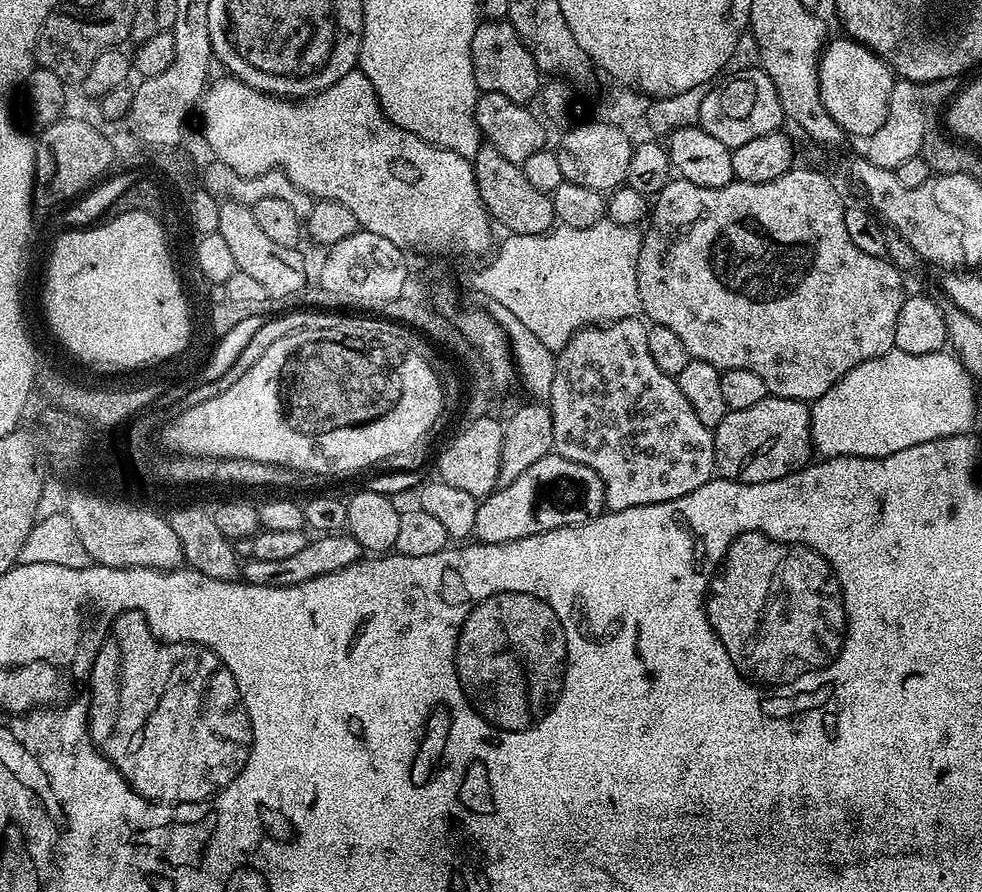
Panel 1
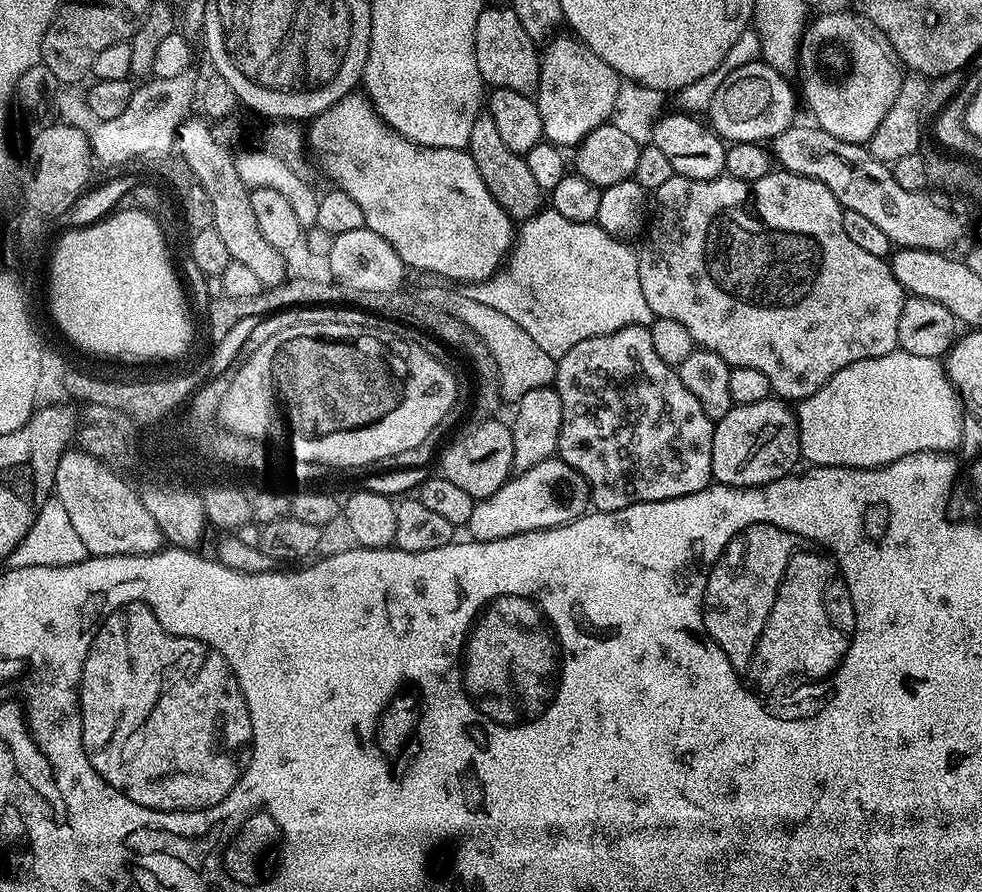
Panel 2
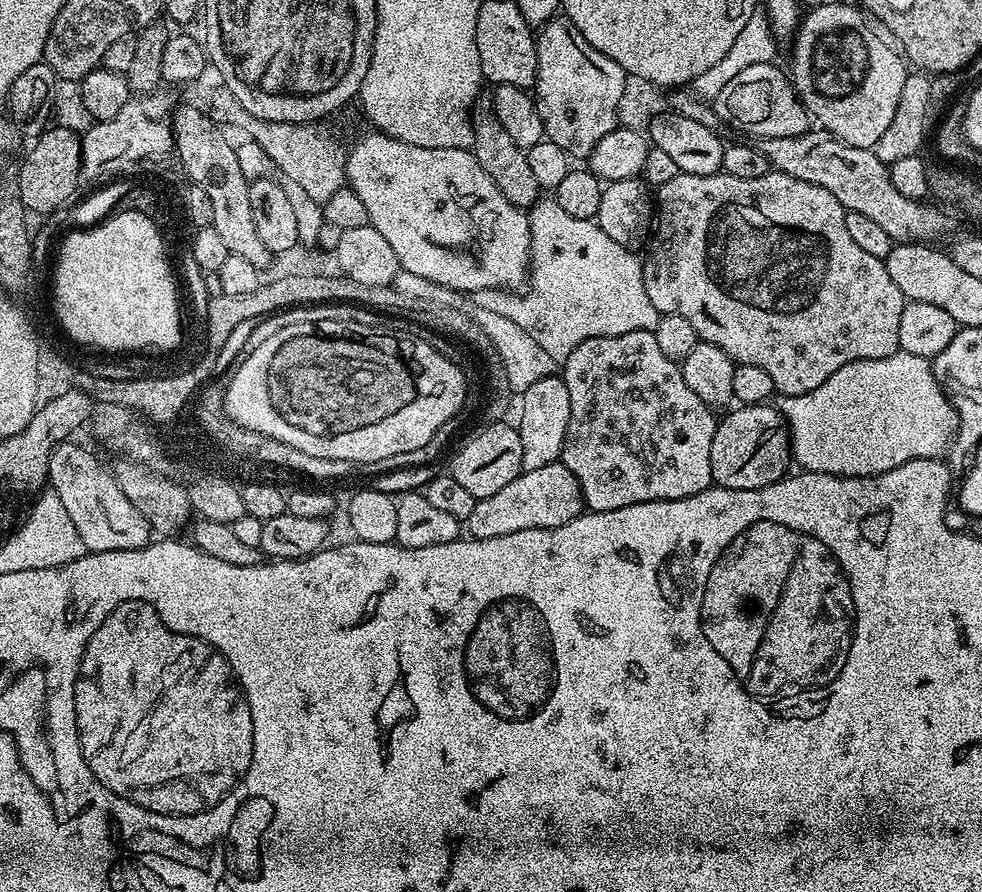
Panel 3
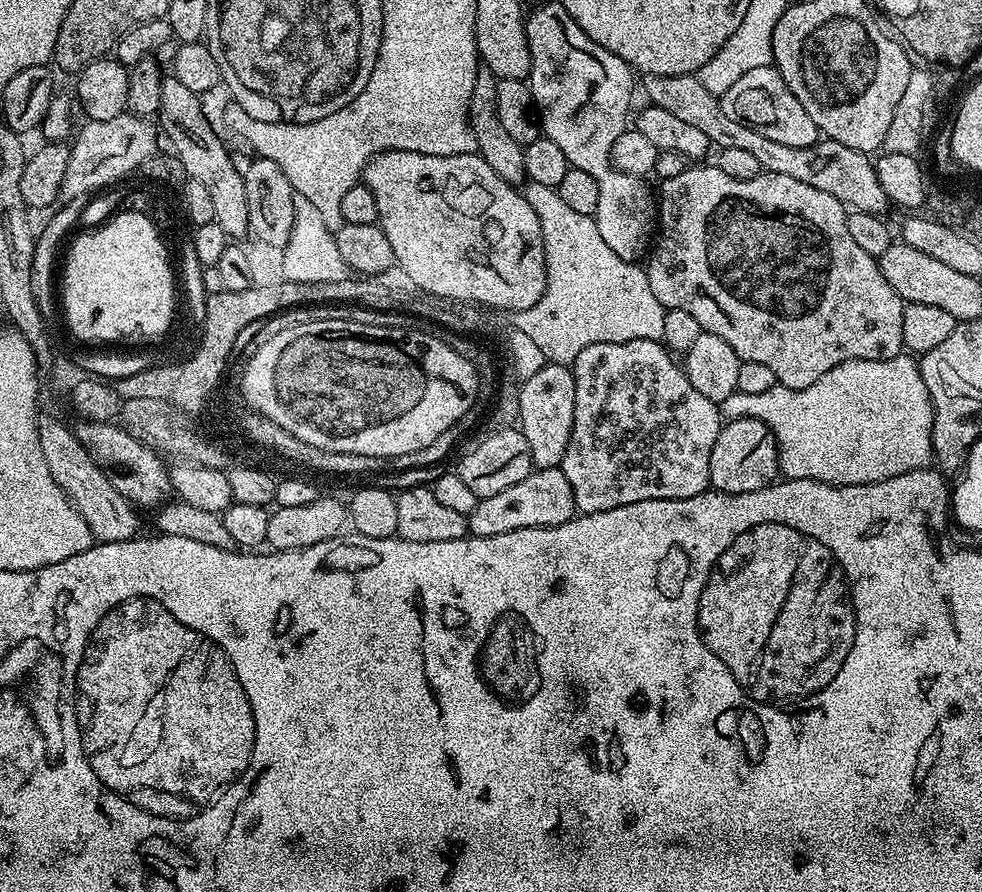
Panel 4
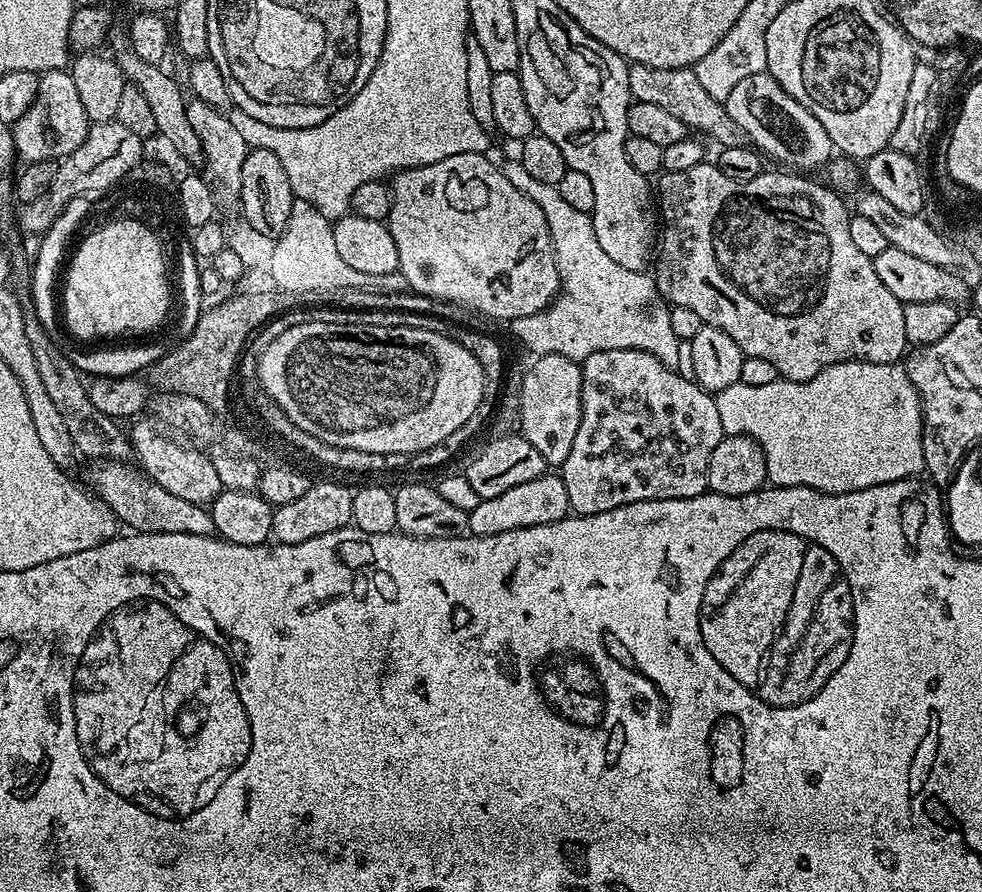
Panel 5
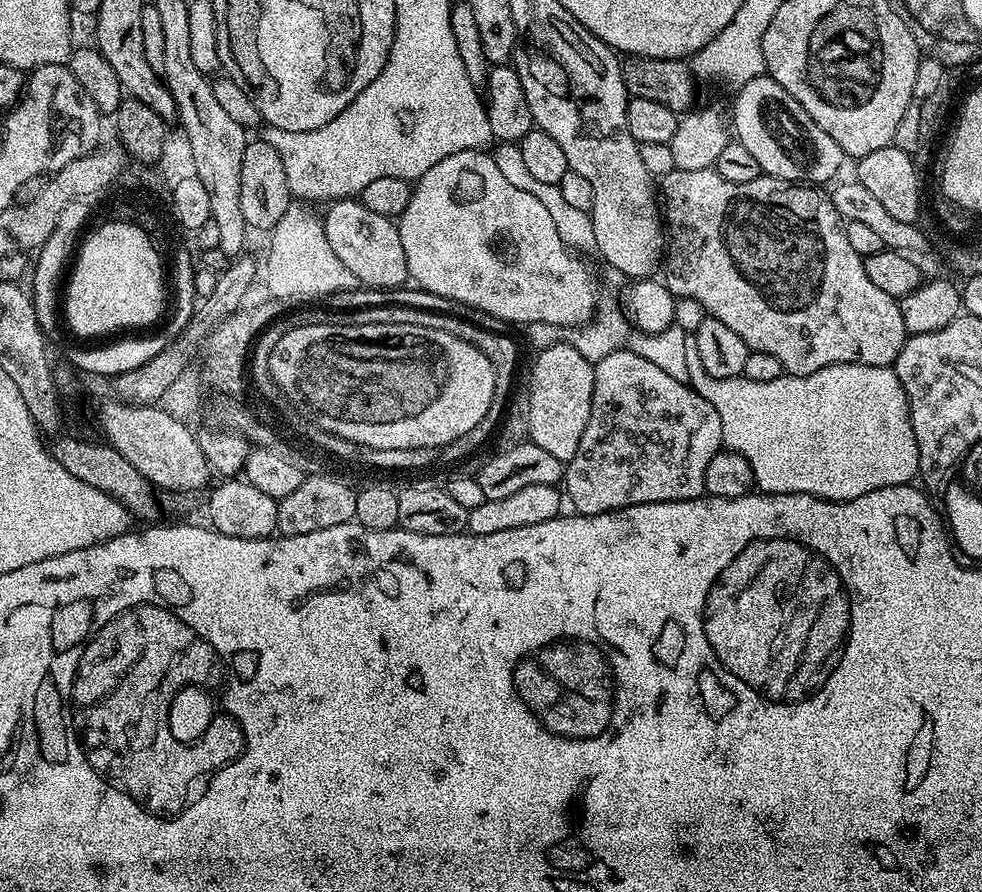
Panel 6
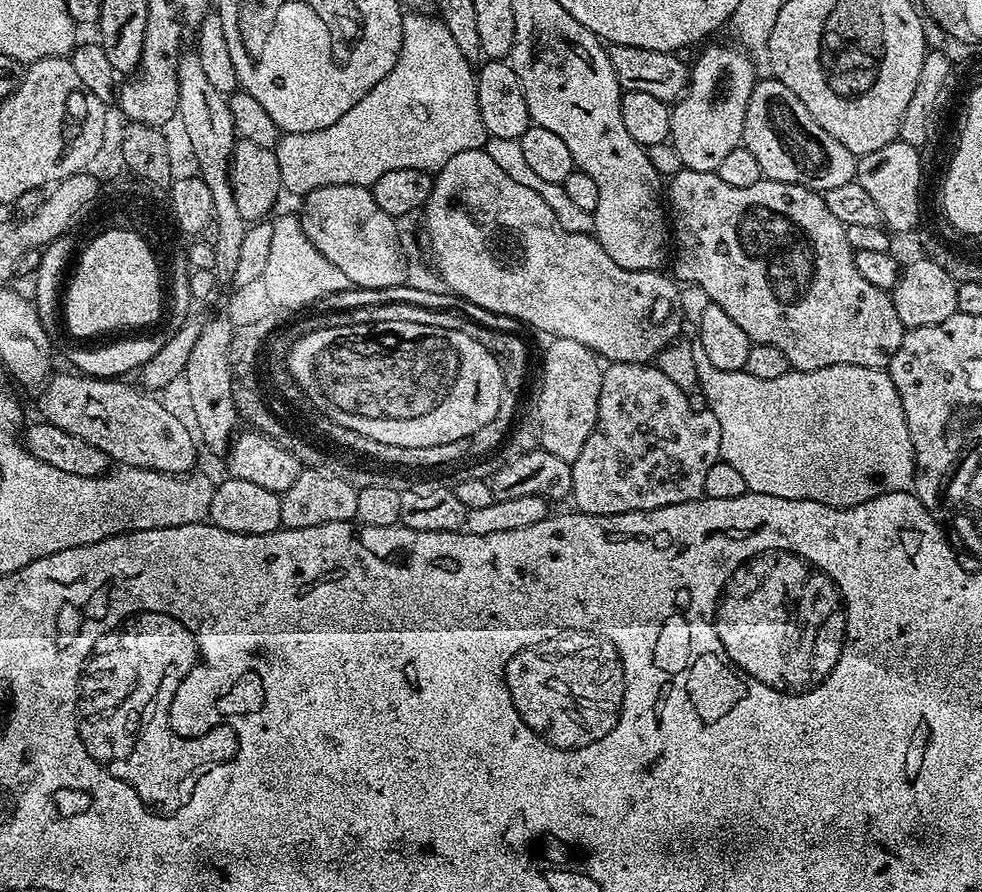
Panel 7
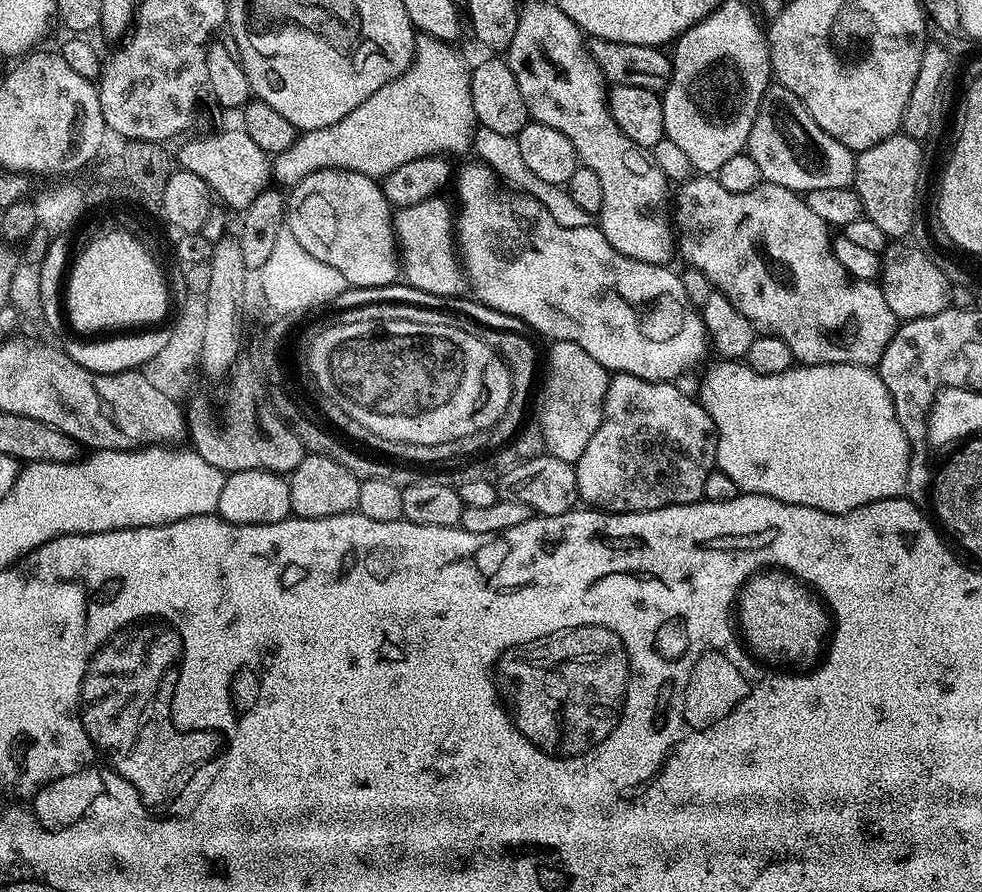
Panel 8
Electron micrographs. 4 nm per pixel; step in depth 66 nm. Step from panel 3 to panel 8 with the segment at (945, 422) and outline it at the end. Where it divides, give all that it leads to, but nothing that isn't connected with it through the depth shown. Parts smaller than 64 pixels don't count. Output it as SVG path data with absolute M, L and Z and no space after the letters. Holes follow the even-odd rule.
M717 359L715 363L709 366L708 373L700 376L698 399L716 427L716 468L730 474L730 478L734 478L734 482L740 487L741 493L762 494L778 498L778 502L810 506L814 510L830 514L842 514L858 506L866 506L870 502L895 500L905 495L910 455L908 440L899 425L890 390L886 390L886 382L882 382L875 367L863 368L857 364L805 364L793 366L789 372L783 374L758 374L744 362Z

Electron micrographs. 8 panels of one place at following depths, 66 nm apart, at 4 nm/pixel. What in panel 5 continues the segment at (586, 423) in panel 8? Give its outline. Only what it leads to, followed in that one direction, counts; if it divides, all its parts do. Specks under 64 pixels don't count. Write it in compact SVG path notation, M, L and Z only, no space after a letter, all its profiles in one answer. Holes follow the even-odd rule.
M546 354L545 356L536 356L533 364L524 372L524 377L520 380L518 391L520 401L522 402L522 422L520 423L520 432L530 442L530 446L534 446L534 450L538 450L538 454L542 454L545 465L563 466L566 458L570 455L570 449L574 446L574 434L578 434L578 422L582 422L582 370L580 364L570 358L564 358L562 354Z

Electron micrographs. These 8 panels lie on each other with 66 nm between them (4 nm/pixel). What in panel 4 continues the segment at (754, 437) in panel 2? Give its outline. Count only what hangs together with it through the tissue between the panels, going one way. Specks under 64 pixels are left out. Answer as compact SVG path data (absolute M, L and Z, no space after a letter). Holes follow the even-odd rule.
M728 420L723 425L714 442L714 450L710 450L710 478L709 485L717 492L729 492L729 494L742 494L753 492L759 488L773 483L781 475L780 455L772 430L763 424L761 420Z

